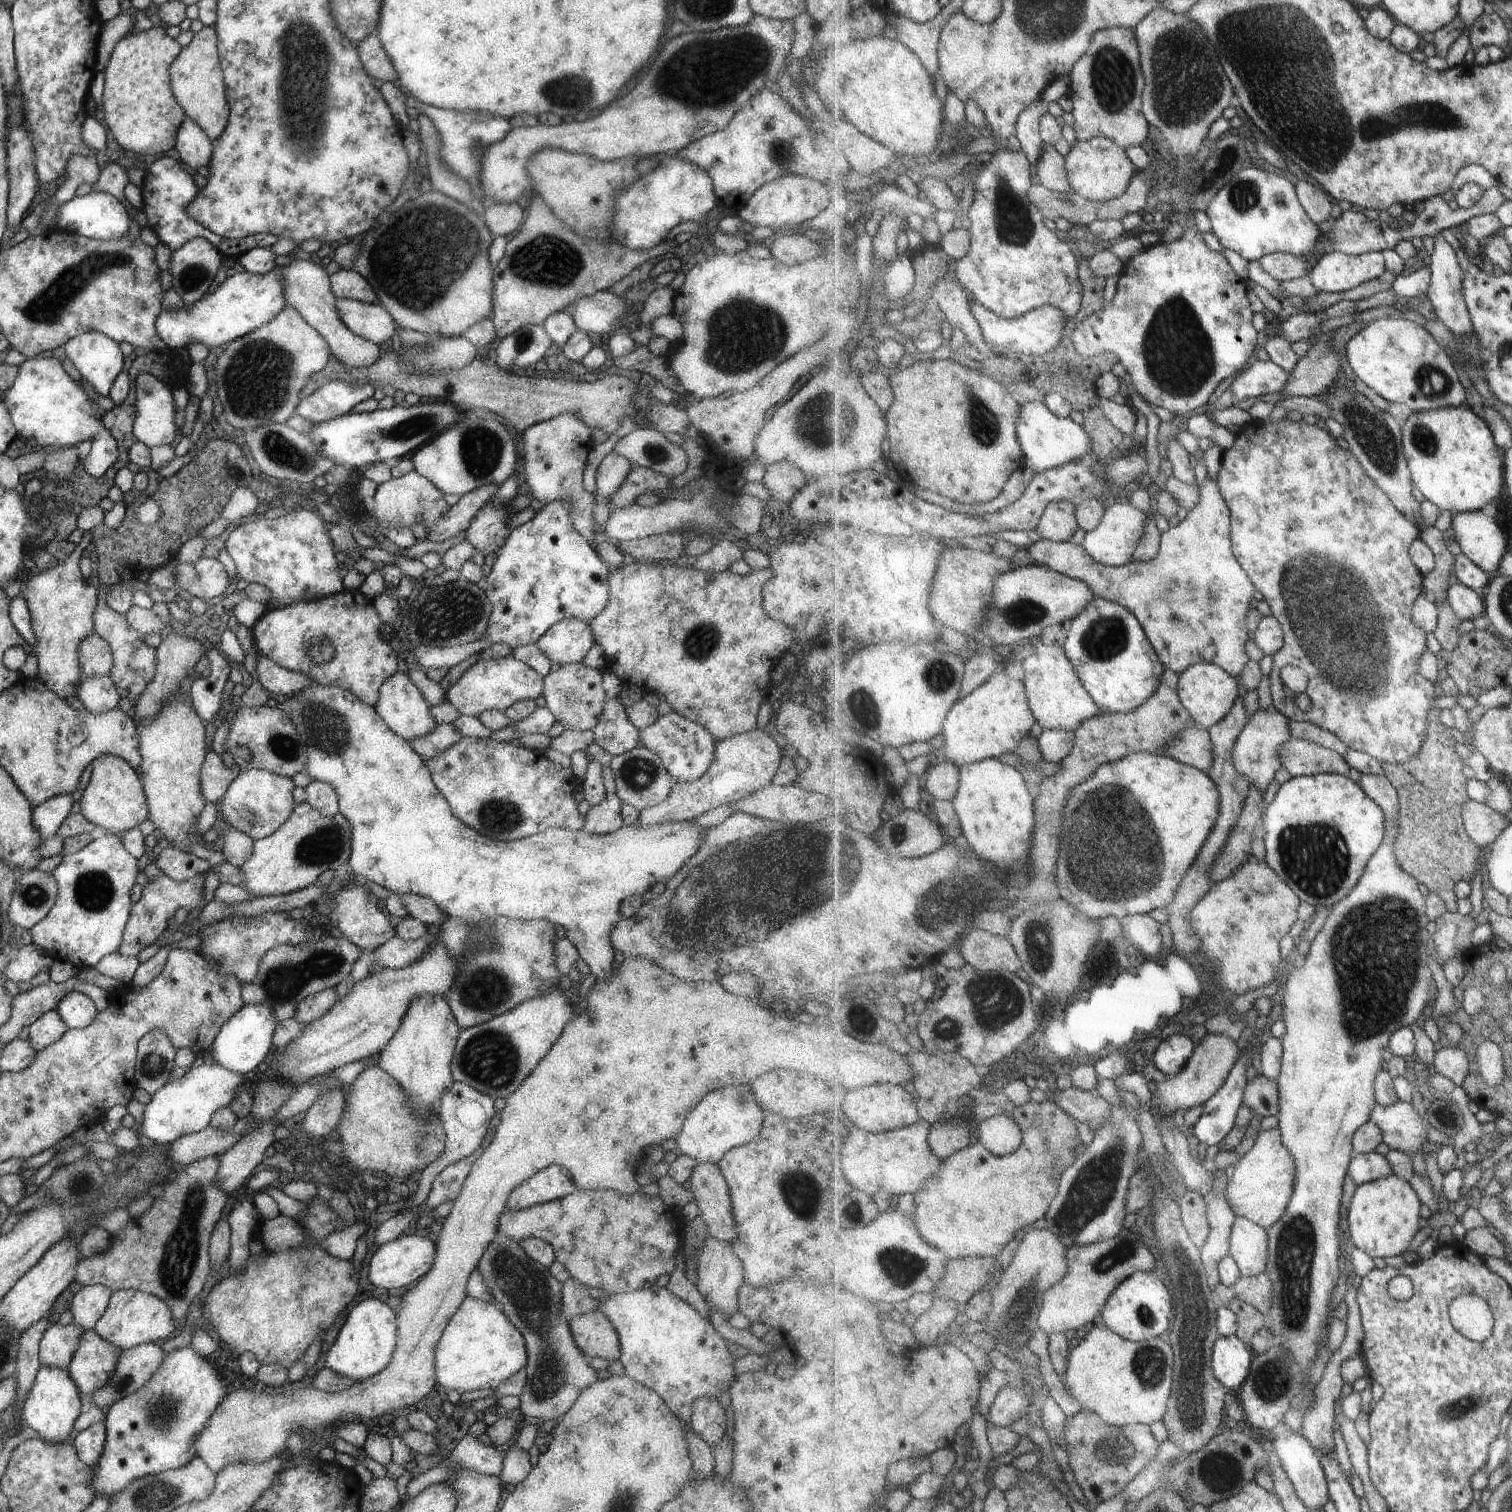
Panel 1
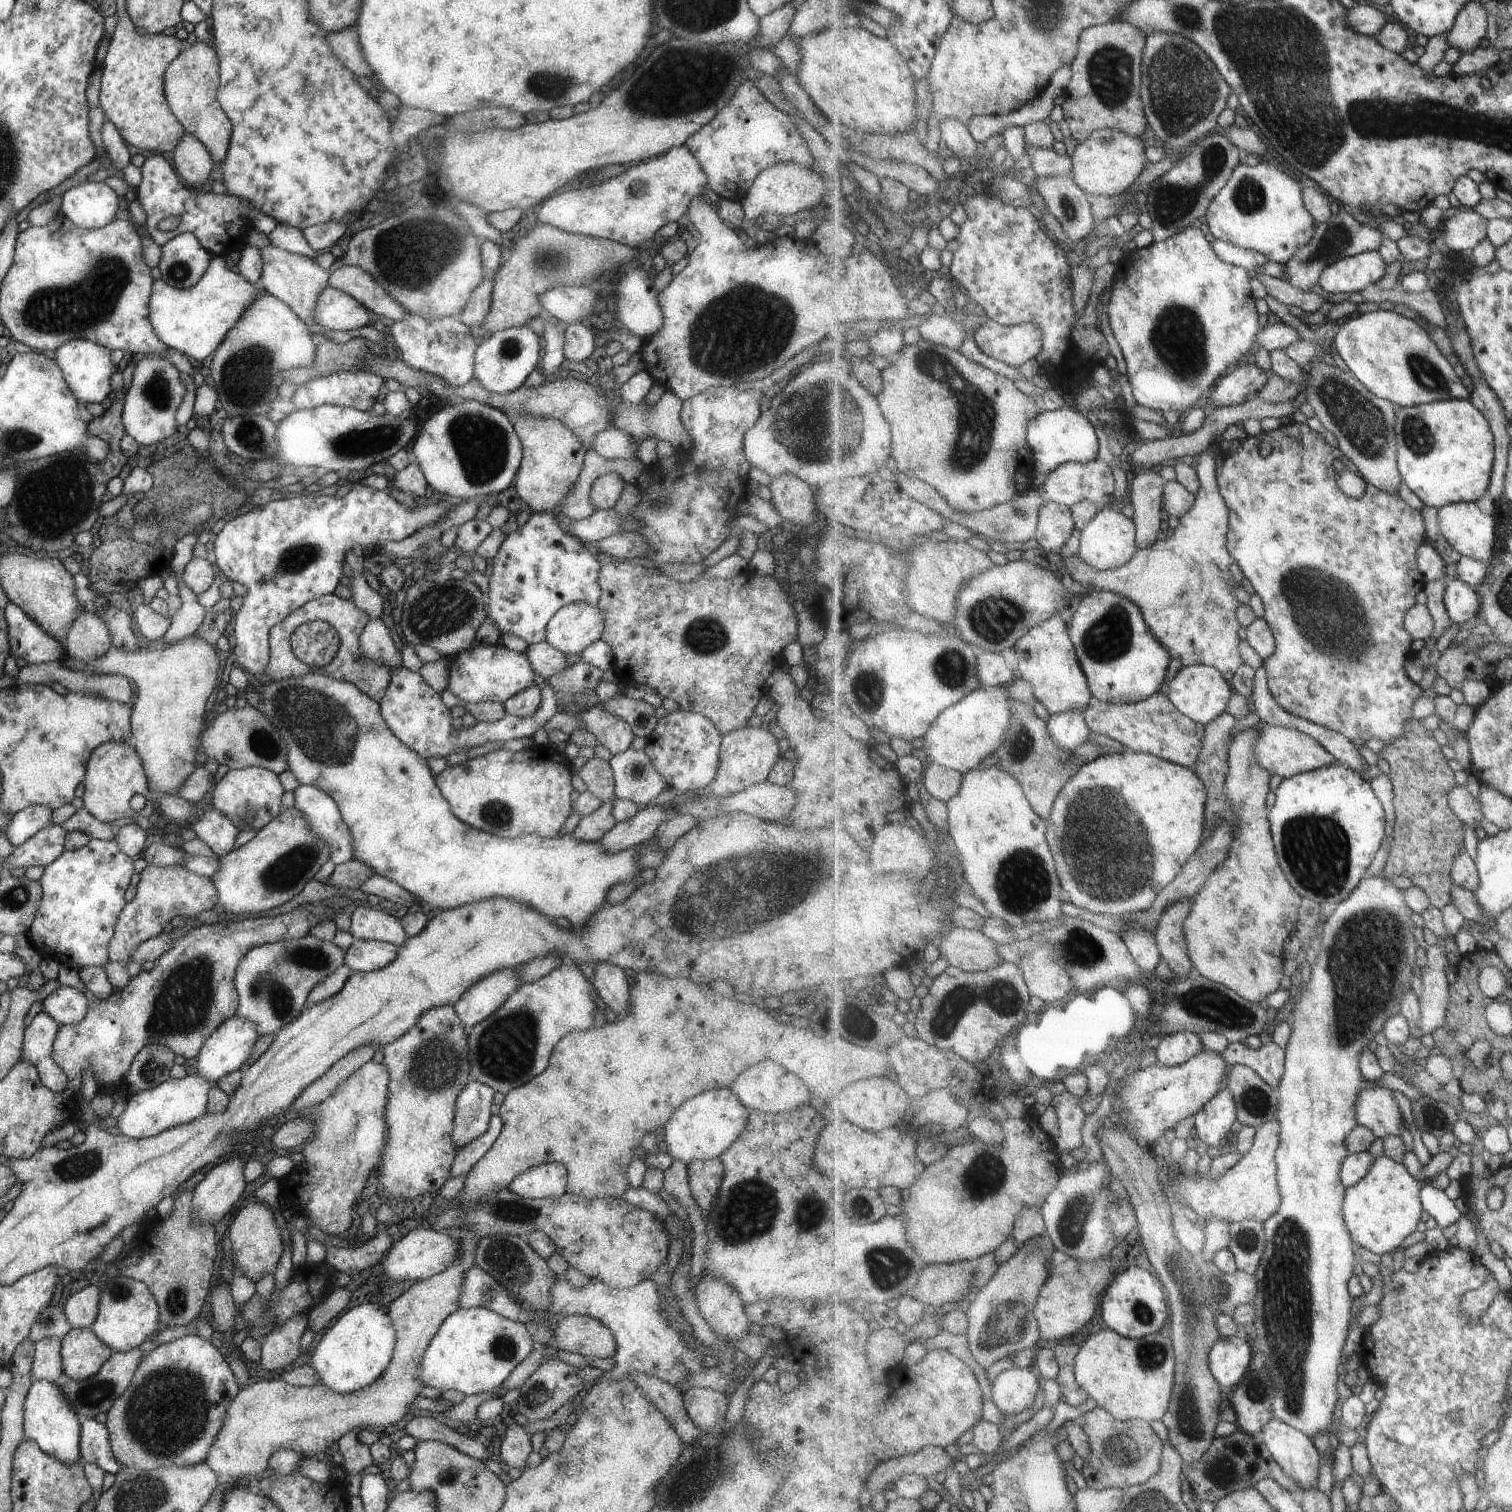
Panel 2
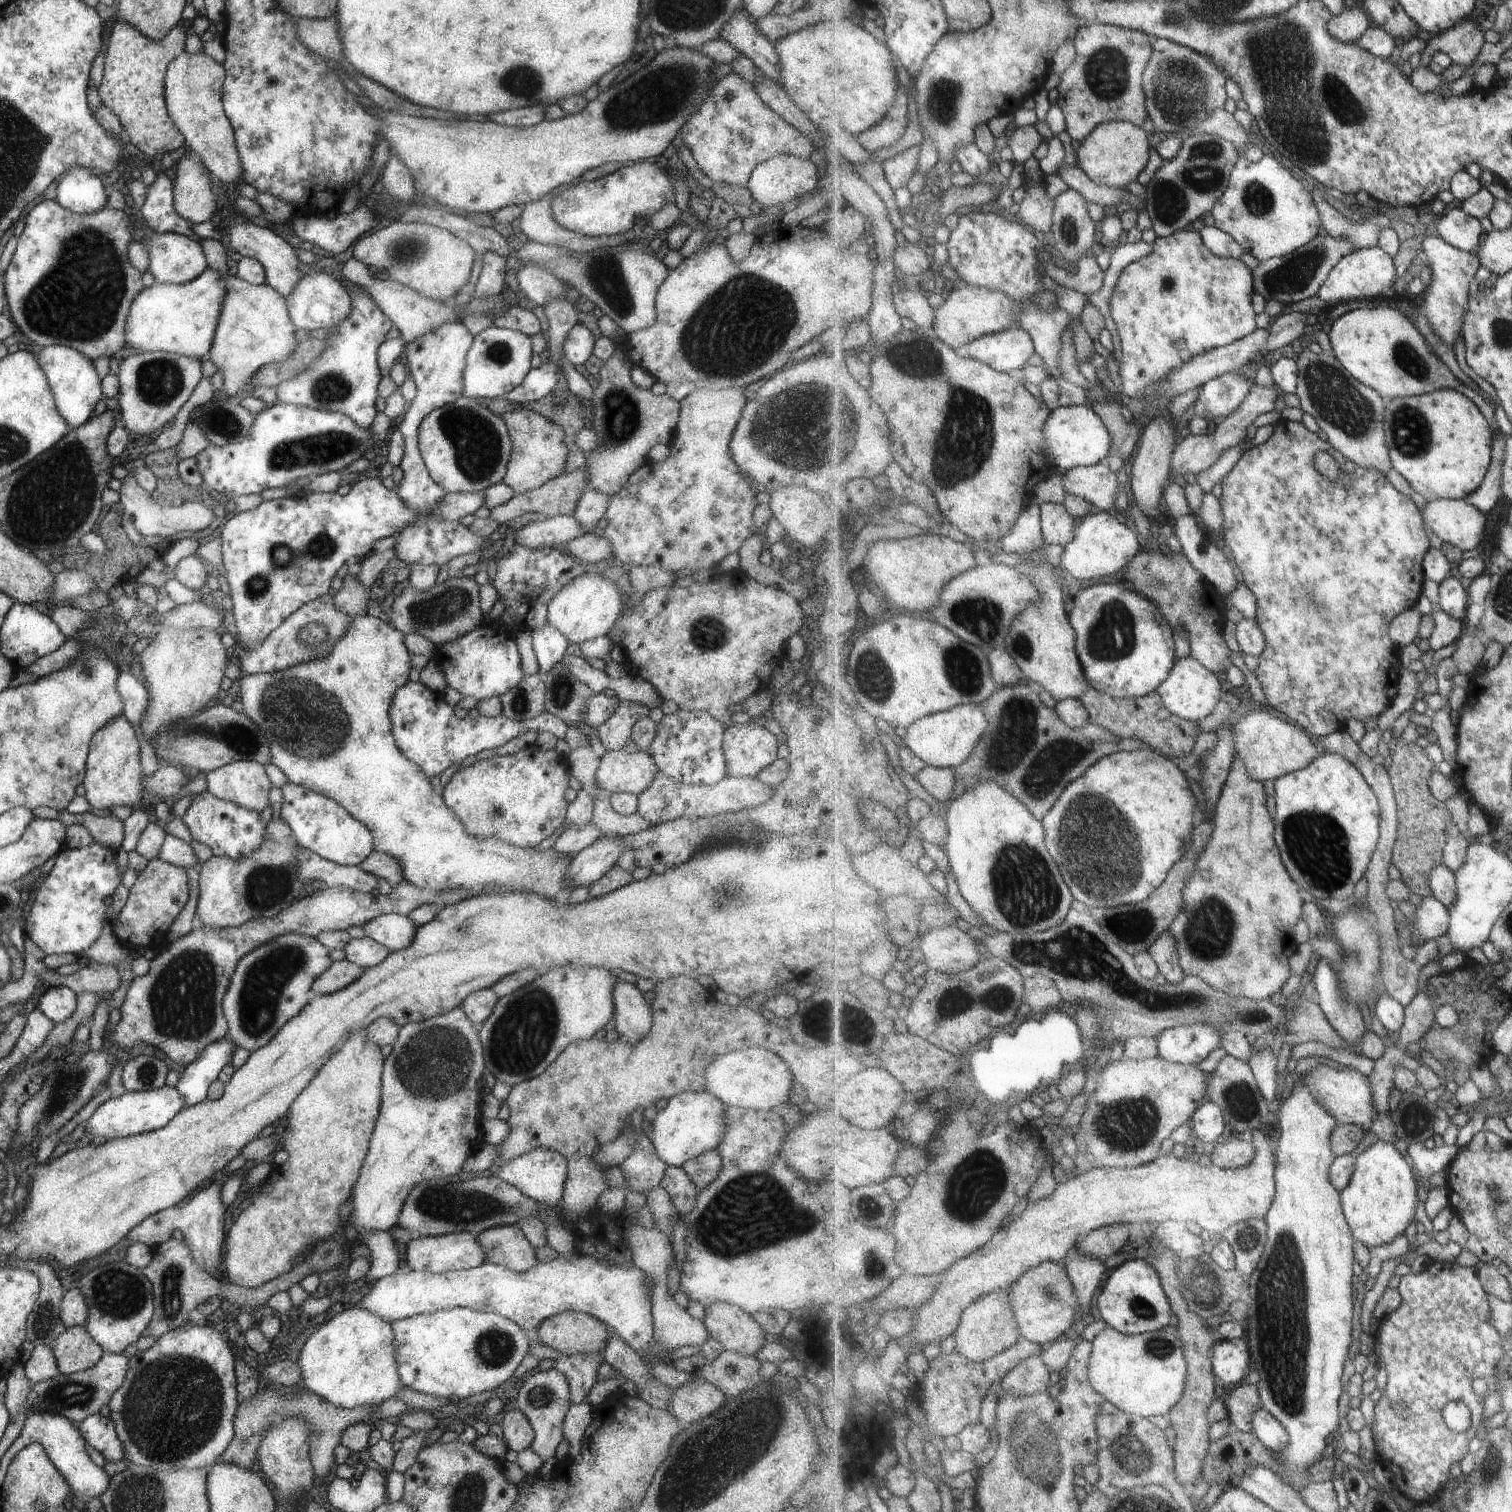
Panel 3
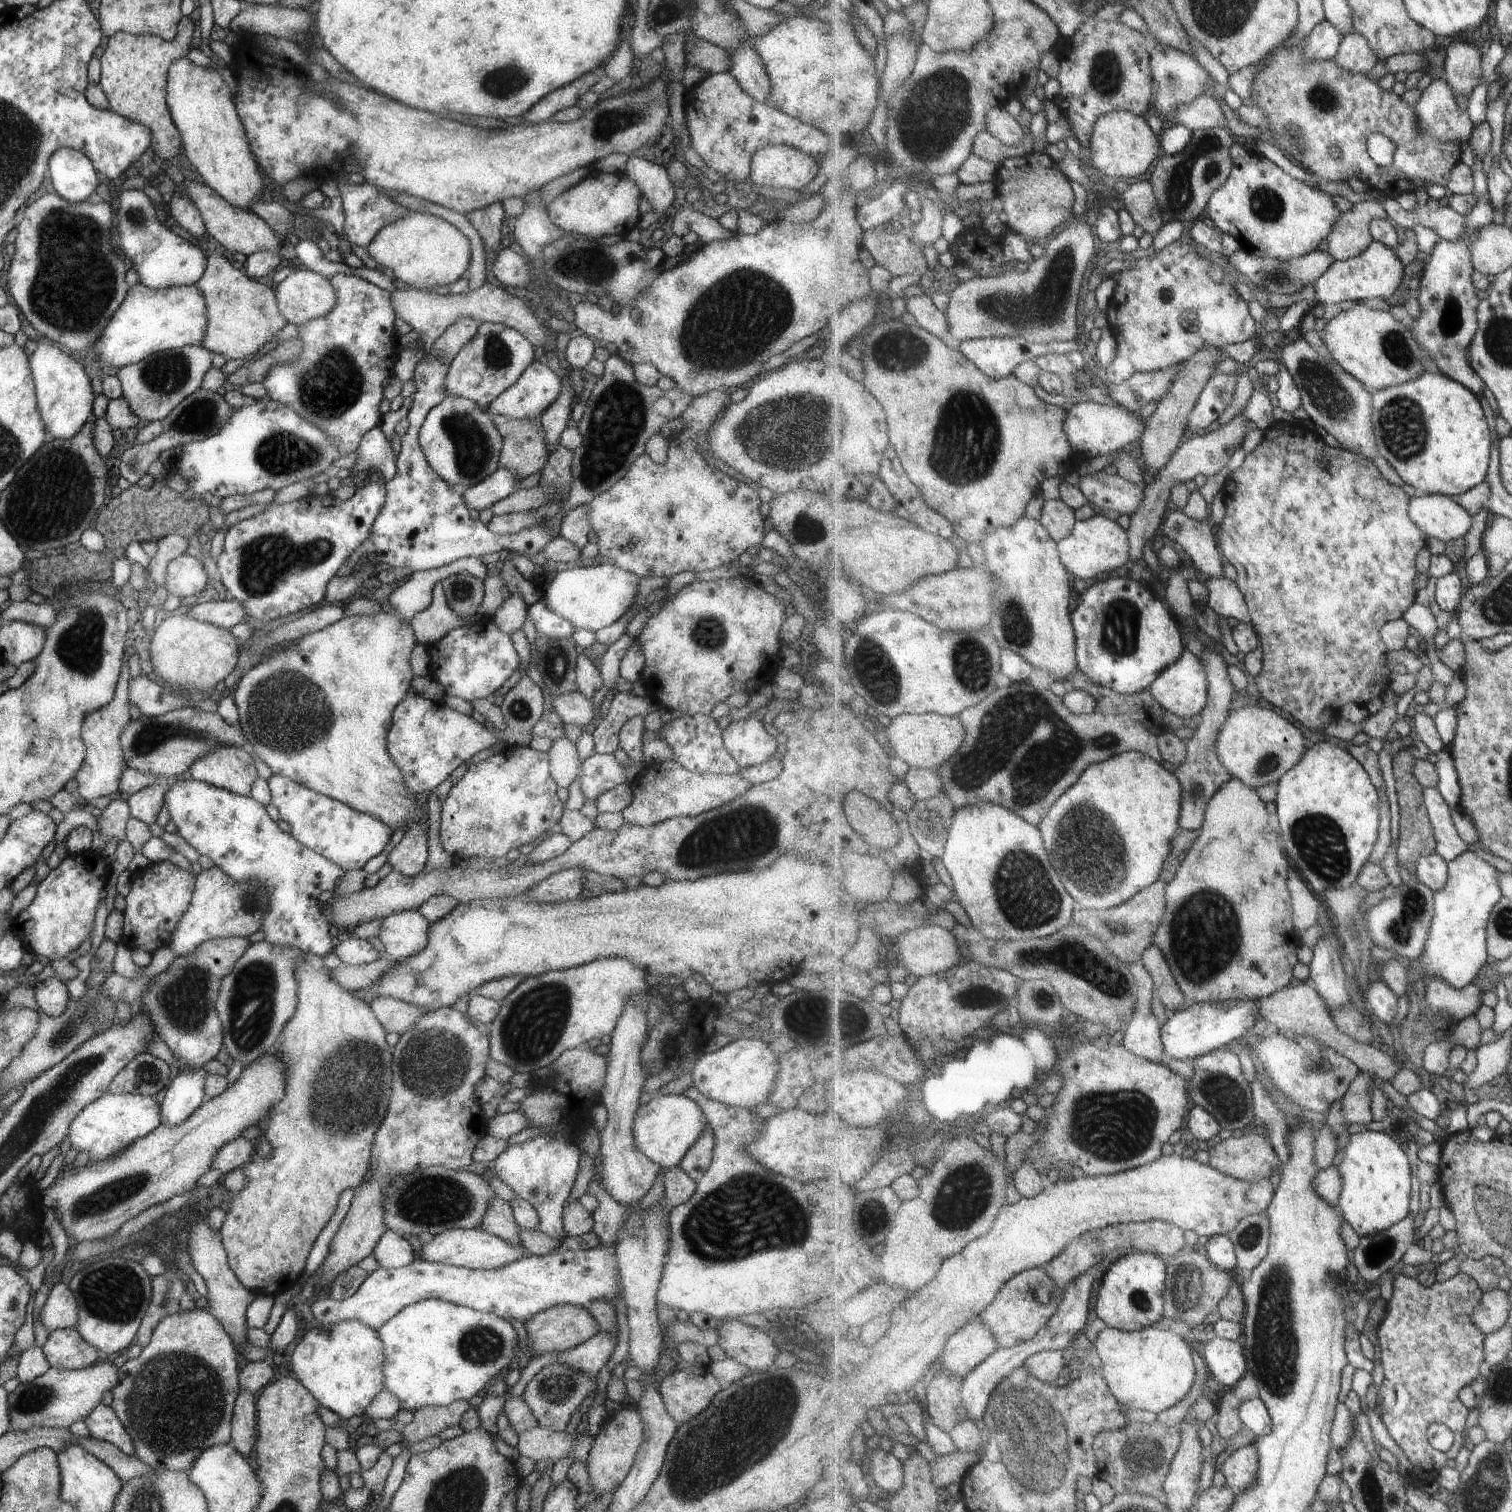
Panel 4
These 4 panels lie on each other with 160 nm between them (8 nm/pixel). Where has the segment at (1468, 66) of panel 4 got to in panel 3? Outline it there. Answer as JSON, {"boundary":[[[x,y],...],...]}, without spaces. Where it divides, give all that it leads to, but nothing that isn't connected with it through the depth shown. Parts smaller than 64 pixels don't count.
{"boundary":[[[1470,19],[1440,35],[1435,35],[1420,54],[1420,64],[1428,65],[1435,52],[1448,54],[1458,65],[1471,65],[1477,61],[1485,44],[1485,34]]]}

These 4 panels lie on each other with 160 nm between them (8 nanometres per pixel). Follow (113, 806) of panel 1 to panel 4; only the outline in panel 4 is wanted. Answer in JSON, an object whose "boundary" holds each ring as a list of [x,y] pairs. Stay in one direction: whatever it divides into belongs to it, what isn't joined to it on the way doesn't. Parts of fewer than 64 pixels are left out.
{"boundary":[[[125,649],[122,656],[121,670],[110,701],[97,710],[88,712],[80,726],[80,737],[85,747],[85,756],[79,770],[75,773],[74,779],[77,781],[77,794],[87,802],[93,801],[94,798],[99,796],[107,796],[115,791],[119,792],[118,780],[123,769],[127,768],[119,738],[122,729],[131,720],[129,718],[129,704],[127,703],[127,689],[130,678],[127,673],[126,654]]]}

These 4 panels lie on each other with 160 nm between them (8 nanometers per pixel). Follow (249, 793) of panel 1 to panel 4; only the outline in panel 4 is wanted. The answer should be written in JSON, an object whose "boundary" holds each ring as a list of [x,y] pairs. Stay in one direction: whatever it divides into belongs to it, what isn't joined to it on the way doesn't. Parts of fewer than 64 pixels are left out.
{"boundary":[[[218,747],[194,760],[187,769],[196,781],[247,797],[258,777],[248,749]]]}

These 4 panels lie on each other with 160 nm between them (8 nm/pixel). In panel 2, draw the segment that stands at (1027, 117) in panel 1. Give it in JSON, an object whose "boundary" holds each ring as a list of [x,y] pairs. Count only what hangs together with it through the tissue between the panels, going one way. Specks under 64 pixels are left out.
{"boundary":[[[1026,140],[1026,157],[1030,159],[1031,168],[1038,177],[1072,176],[1073,174],[1072,158],[1067,155],[1057,154],[1052,147],[1040,147]]]}

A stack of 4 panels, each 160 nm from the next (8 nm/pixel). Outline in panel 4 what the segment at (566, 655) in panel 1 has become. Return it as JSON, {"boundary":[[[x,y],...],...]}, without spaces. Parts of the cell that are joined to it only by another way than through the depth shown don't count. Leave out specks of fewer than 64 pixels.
{"boundary":[[[611,563],[586,567],[561,566],[555,569],[555,576],[543,592],[542,600],[550,611],[568,620],[574,630],[583,629],[594,633],[615,622],[631,607],[639,579],[636,574]]]}

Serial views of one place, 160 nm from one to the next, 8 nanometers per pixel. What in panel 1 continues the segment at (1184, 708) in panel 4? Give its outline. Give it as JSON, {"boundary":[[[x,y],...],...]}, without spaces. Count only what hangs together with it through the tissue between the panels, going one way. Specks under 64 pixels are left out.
{"boundary":[[[1197,663],[1180,674],[1178,694],[1185,708],[1190,712],[1195,722],[1208,729],[1221,722],[1236,704],[1243,690],[1238,678],[1223,670],[1217,663]]]}

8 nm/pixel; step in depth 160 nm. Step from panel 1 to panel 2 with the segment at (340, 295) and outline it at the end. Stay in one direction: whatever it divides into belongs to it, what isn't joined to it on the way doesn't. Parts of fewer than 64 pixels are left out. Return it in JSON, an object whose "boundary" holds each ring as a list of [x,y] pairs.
{"boundary":[[[339,266],[329,273],[328,283],[332,288],[341,290],[355,298],[365,309],[376,315],[397,322],[411,316],[397,300],[393,300],[365,270],[359,266]]]}

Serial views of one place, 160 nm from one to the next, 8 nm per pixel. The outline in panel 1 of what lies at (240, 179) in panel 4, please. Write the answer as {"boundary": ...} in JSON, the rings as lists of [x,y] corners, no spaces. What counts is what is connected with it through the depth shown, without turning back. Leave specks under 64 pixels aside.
{"boundary":[[[213,26],[202,27],[169,65],[170,89],[184,116],[199,125],[212,141],[225,128],[229,105],[225,100],[222,68],[216,51],[217,36]]]}

